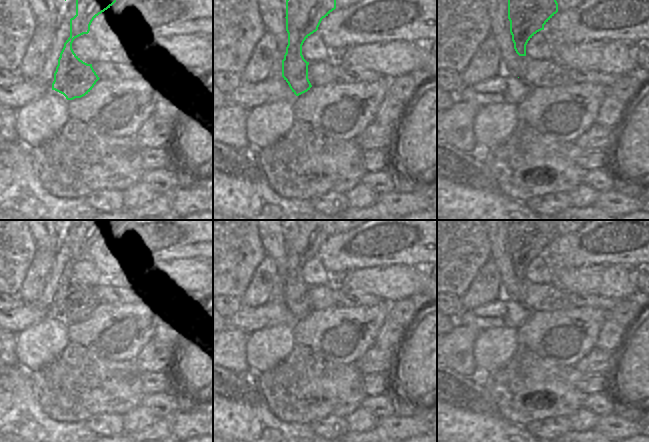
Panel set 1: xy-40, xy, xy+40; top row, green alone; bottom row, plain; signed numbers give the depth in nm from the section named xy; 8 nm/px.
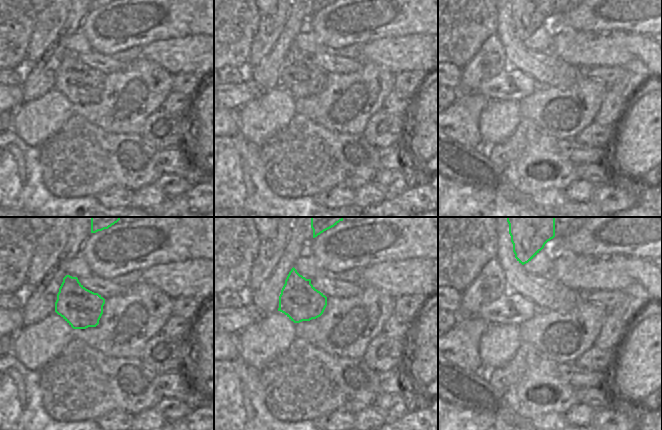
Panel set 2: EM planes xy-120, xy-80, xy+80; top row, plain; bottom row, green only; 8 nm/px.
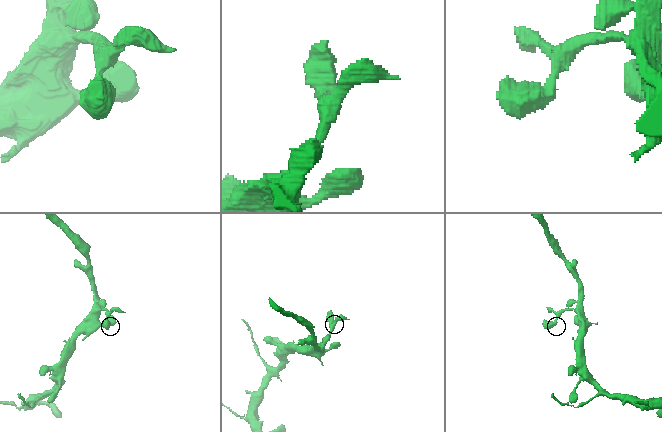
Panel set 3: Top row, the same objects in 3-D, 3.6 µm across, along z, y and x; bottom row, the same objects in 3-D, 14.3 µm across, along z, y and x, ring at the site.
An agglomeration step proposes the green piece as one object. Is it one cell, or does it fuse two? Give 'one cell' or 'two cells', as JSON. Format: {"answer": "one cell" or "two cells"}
{"answer": "one cell"}

